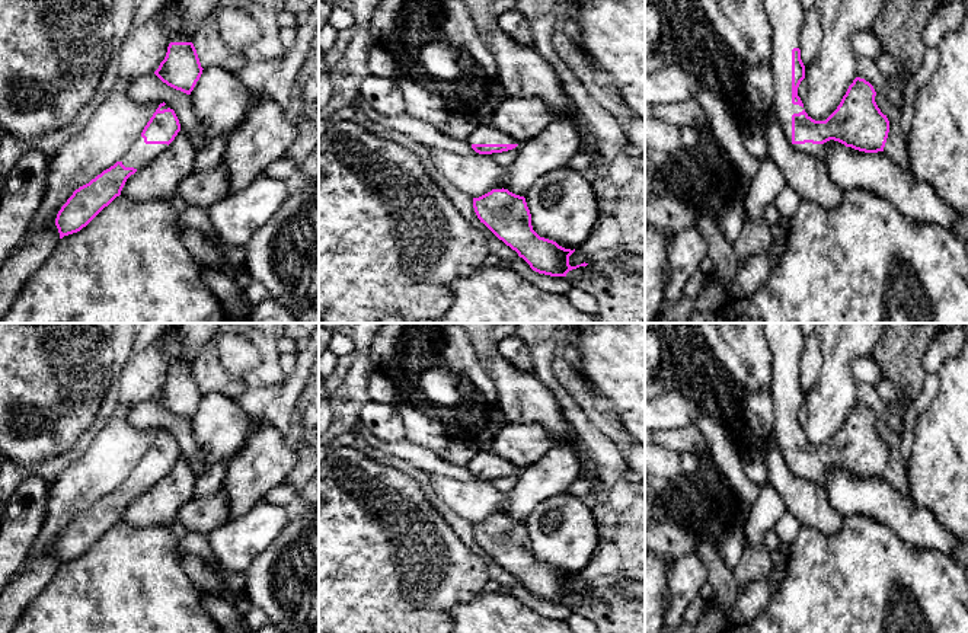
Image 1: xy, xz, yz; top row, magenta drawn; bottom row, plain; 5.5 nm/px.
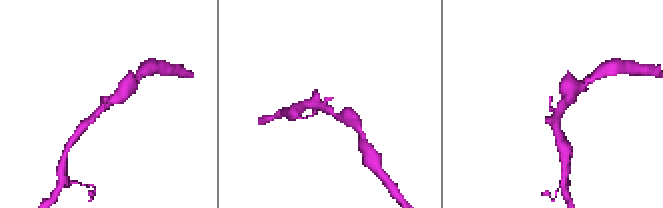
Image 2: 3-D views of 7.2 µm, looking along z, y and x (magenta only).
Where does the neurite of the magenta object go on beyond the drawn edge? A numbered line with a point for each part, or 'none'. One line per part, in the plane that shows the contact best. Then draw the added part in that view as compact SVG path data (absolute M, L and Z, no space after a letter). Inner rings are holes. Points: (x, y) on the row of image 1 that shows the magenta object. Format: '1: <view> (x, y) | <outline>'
1: yz (785, 16) | M763 0L763 4L771 39L773 111L792 147L824 162L830 141L824 144L792 143L792 115L804 111L802 106L792 103L792 49L801 47L805 10L801 0Z

